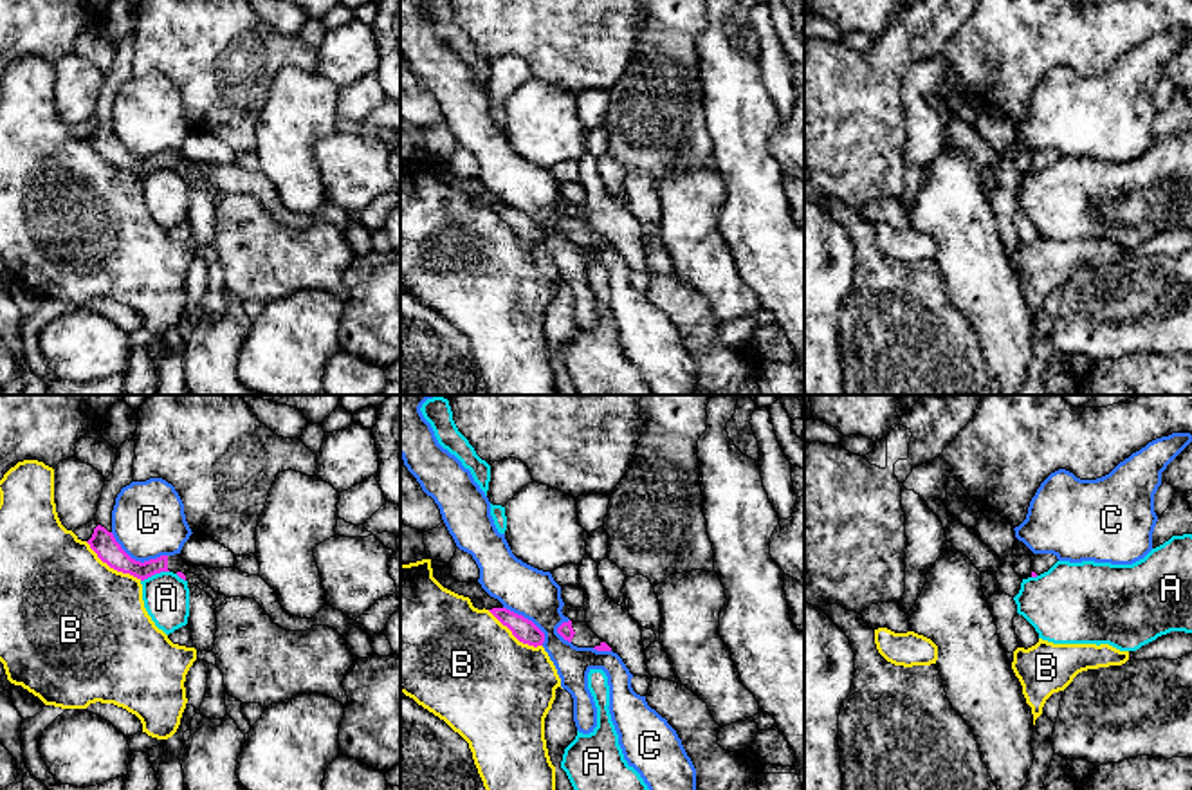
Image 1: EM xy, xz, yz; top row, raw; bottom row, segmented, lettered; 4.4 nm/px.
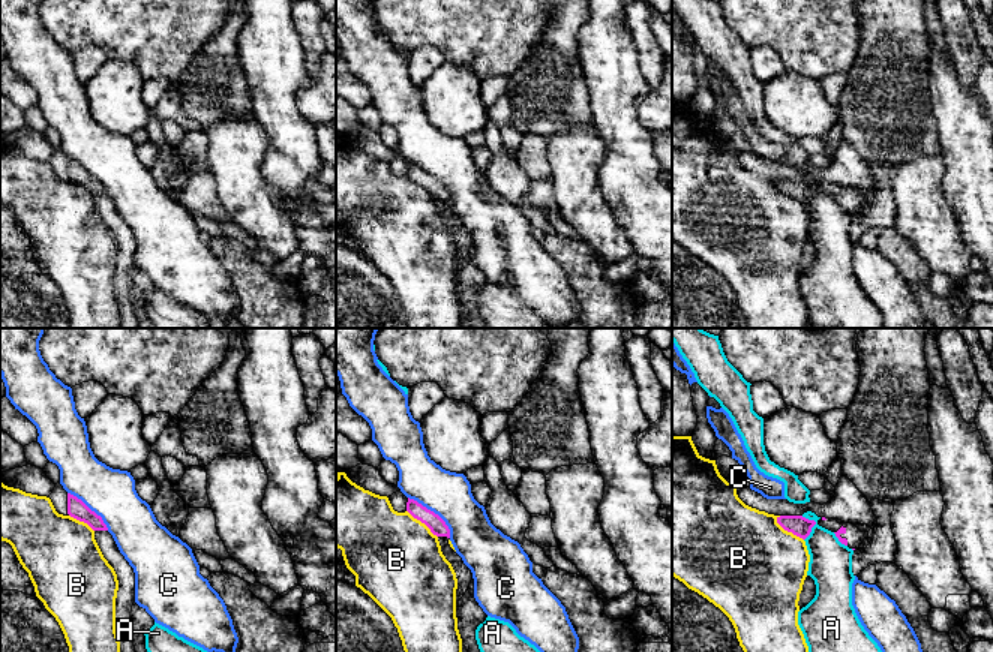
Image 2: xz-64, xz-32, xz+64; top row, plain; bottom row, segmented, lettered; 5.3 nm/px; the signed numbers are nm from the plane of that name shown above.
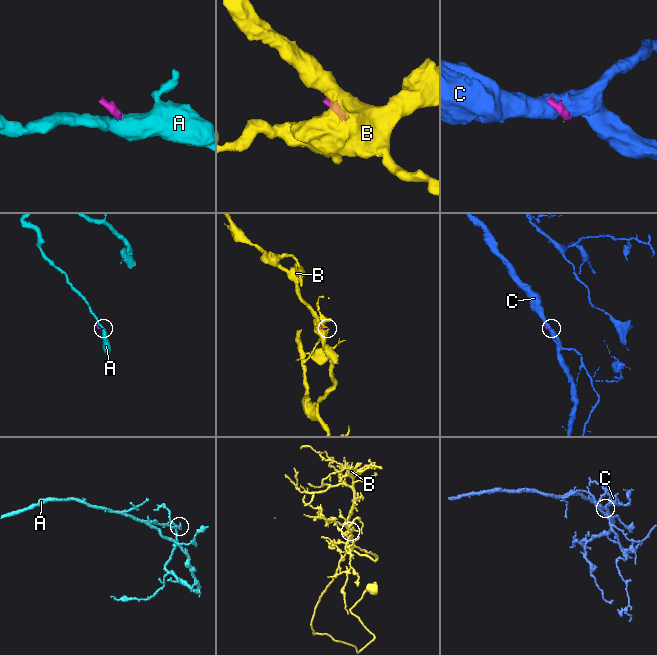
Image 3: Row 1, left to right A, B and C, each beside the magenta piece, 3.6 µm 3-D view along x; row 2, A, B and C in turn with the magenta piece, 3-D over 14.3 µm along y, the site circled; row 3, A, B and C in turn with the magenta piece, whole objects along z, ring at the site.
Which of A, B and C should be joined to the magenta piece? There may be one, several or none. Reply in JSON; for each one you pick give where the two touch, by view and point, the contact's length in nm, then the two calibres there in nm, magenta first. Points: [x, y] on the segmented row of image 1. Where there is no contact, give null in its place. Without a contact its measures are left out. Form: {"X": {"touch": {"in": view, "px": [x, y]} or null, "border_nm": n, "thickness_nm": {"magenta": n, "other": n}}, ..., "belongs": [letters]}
{"belongs": []}

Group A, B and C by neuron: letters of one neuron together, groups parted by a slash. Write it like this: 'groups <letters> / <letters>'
groups A / B / C

